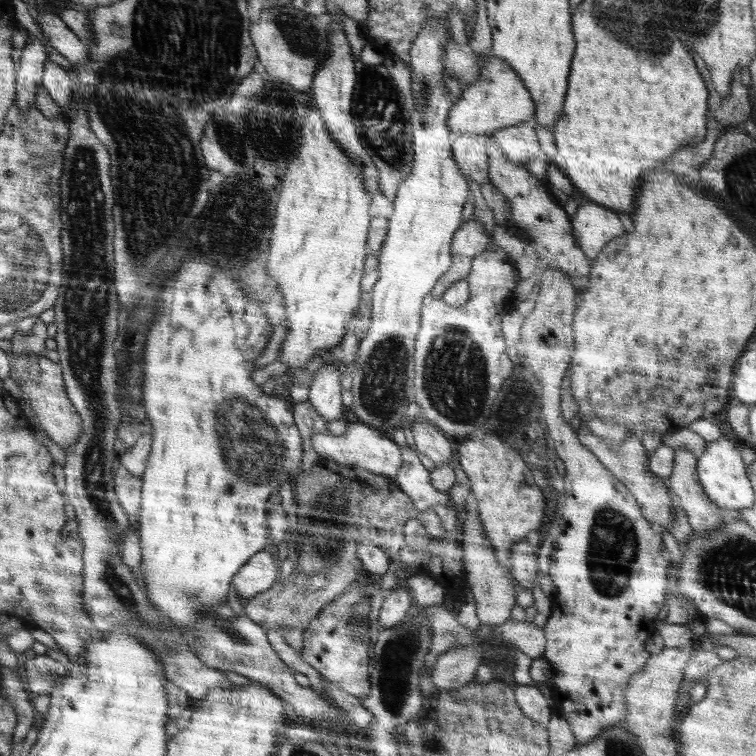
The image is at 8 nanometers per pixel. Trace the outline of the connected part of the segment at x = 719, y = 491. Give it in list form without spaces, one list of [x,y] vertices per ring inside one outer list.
[[[723,433],[718,440],[707,443],[704,454],[697,458],[697,475],[706,496],[726,515],[736,516],[740,509],[750,508],[754,504],[755,494],[747,477],[747,467],[743,463],[740,448],[730,440],[732,438]]]

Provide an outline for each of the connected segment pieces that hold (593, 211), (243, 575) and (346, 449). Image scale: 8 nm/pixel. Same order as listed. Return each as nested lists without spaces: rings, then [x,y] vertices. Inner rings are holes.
[[[594,202],[582,203],[571,218],[574,240],[589,259],[594,260],[616,234],[624,233],[618,213]]]
[[[262,549],[253,554],[231,578],[238,596],[250,599],[272,588],[280,578],[279,567],[270,552]]]
[[[348,423],[346,432],[334,436],[327,430],[312,435],[311,443],[320,459],[330,459],[340,464],[357,464],[374,474],[394,479],[402,466],[401,447],[390,436],[364,423]]]

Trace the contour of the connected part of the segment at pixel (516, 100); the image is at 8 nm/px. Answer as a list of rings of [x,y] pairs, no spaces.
[[[492,55],[478,78],[462,91],[460,99],[450,108],[446,126],[453,142],[462,136],[489,137],[496,130],[533,122],[534,118],[534,101],[522,79],[506,61]]]

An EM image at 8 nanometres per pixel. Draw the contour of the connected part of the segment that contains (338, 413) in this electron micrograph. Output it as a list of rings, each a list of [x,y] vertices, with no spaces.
[[[324,363],[310,380],[310,394],[307,404],[311,404],[316,412],[327,422],[338,420],[342,416],[345,407],[342,405],[340,385],[340,371],[338,364]]]

